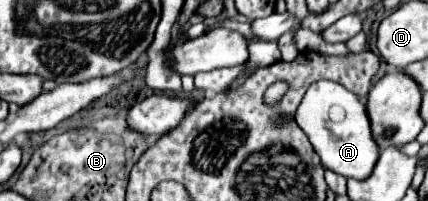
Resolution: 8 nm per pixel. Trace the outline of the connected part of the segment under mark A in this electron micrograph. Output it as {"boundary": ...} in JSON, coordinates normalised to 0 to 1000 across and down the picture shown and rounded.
{"boundary":[[[776,398],[734,408],[692,547],[692,617],[720,677],[724,716],[752,796],[752,826],[762,826],[766,846],[832,896],[860,886],[874,846],[874,816],[888,776],[888,736],[869,687],[855,527],[832,468],[822,468],[804,428]]]}

